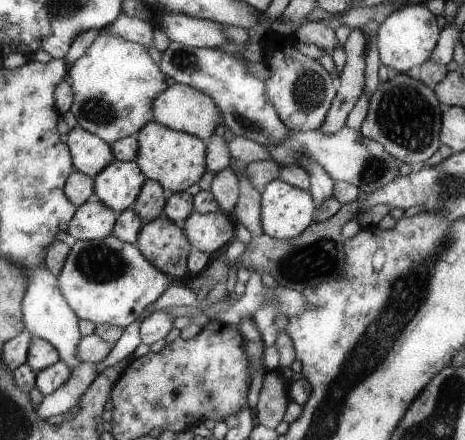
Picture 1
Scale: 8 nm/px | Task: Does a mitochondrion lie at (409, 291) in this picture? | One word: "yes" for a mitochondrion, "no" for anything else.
yes

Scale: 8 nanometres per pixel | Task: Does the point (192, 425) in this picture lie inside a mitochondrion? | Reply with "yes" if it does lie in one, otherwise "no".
no

